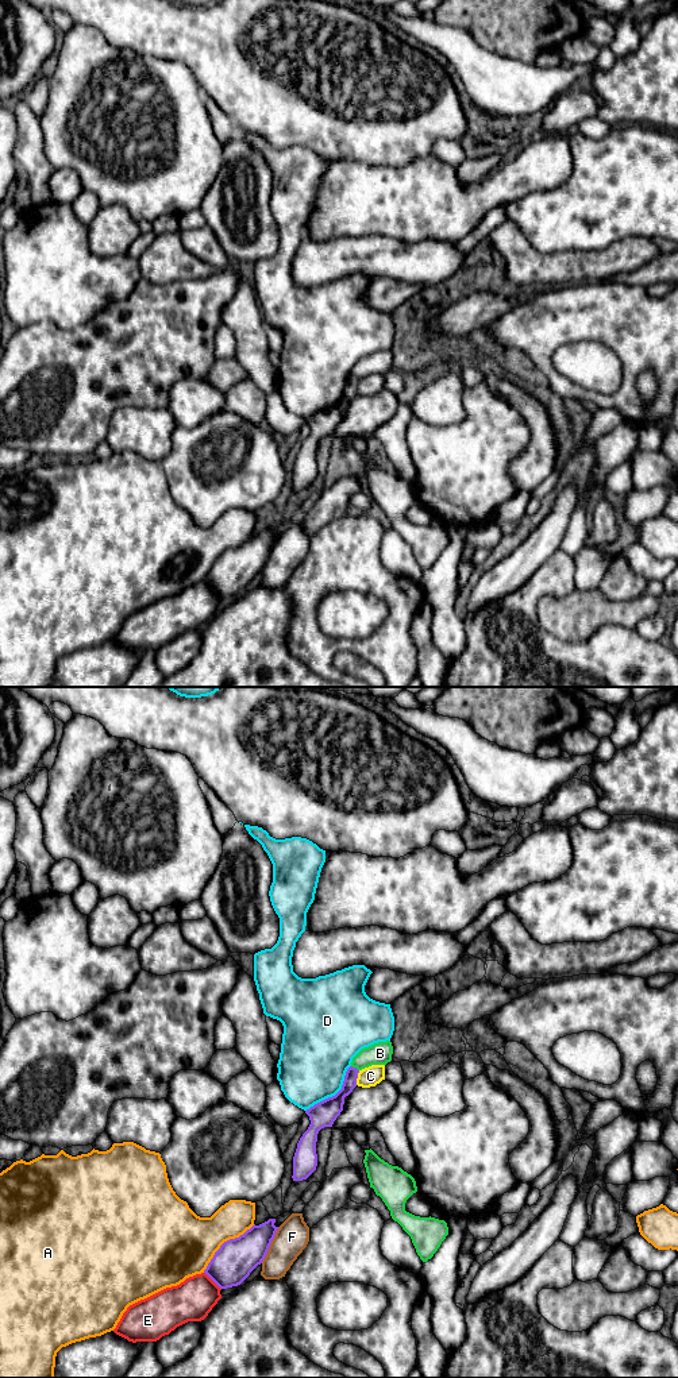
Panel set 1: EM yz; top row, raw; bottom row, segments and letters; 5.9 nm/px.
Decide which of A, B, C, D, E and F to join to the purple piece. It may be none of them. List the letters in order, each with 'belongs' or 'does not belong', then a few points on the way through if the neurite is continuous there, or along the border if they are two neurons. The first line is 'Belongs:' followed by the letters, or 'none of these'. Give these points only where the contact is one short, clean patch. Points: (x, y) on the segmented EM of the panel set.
Belongs: none of these
A: does not belong
B: does not belong; border yz (351, 1065), (358, 1070)
C: does not belong
D: does not belong; border yz (350, 1065), (342, 1087), (334, 1095), (315, 1103), (305, 1111)
E: does not belong
F: does not belong; border yz (280, 1227), (261, 1262)

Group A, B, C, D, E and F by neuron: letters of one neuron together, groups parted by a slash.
A / B / C / D / E / F

